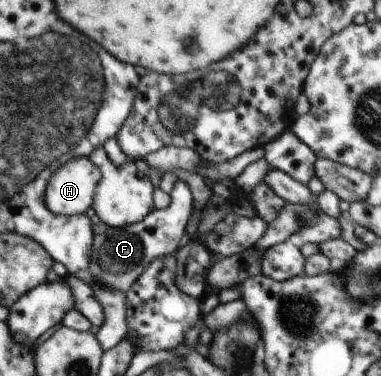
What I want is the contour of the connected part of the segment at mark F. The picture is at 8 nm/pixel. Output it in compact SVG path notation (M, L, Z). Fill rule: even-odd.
M178 179L170 192L170 205L165 209L153 209L143 221L124 228L108 227L94 240L93 266L90 273L98 285L127 293L132 283L146 271L146 267L164 255L175 252L187 240L186 225L193 211L193 197L188 183Z

